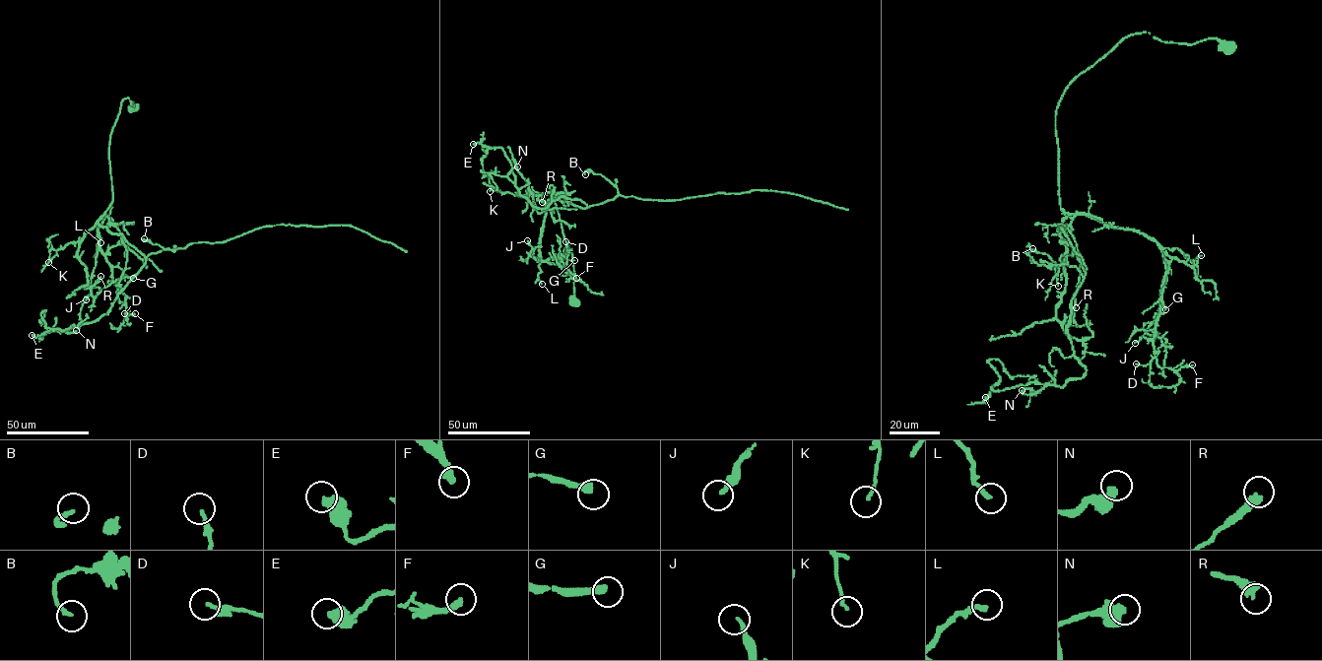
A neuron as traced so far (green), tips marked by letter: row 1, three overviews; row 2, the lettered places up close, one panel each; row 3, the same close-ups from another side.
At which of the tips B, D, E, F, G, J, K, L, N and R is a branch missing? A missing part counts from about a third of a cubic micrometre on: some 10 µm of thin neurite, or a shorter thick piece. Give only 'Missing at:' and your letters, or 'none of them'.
Missing at: F, G

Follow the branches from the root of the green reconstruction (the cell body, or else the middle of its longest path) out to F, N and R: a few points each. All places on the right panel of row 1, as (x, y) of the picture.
F: (1230, 47), (1126, 36), (1070, 84), (1055, 114), (1060, 207), (1158, 245), (1156, 363), (1192, 364)
N: (1230, 47), (1135, 33), (1066, 89), (1055, 114), (1060, 235), (1085, 272), (1067, 333), (1086, 373), (1022, 390)
R: (1230, 47), (1135, 33), (1065, 92), (1056, 318), (1076, 307)

